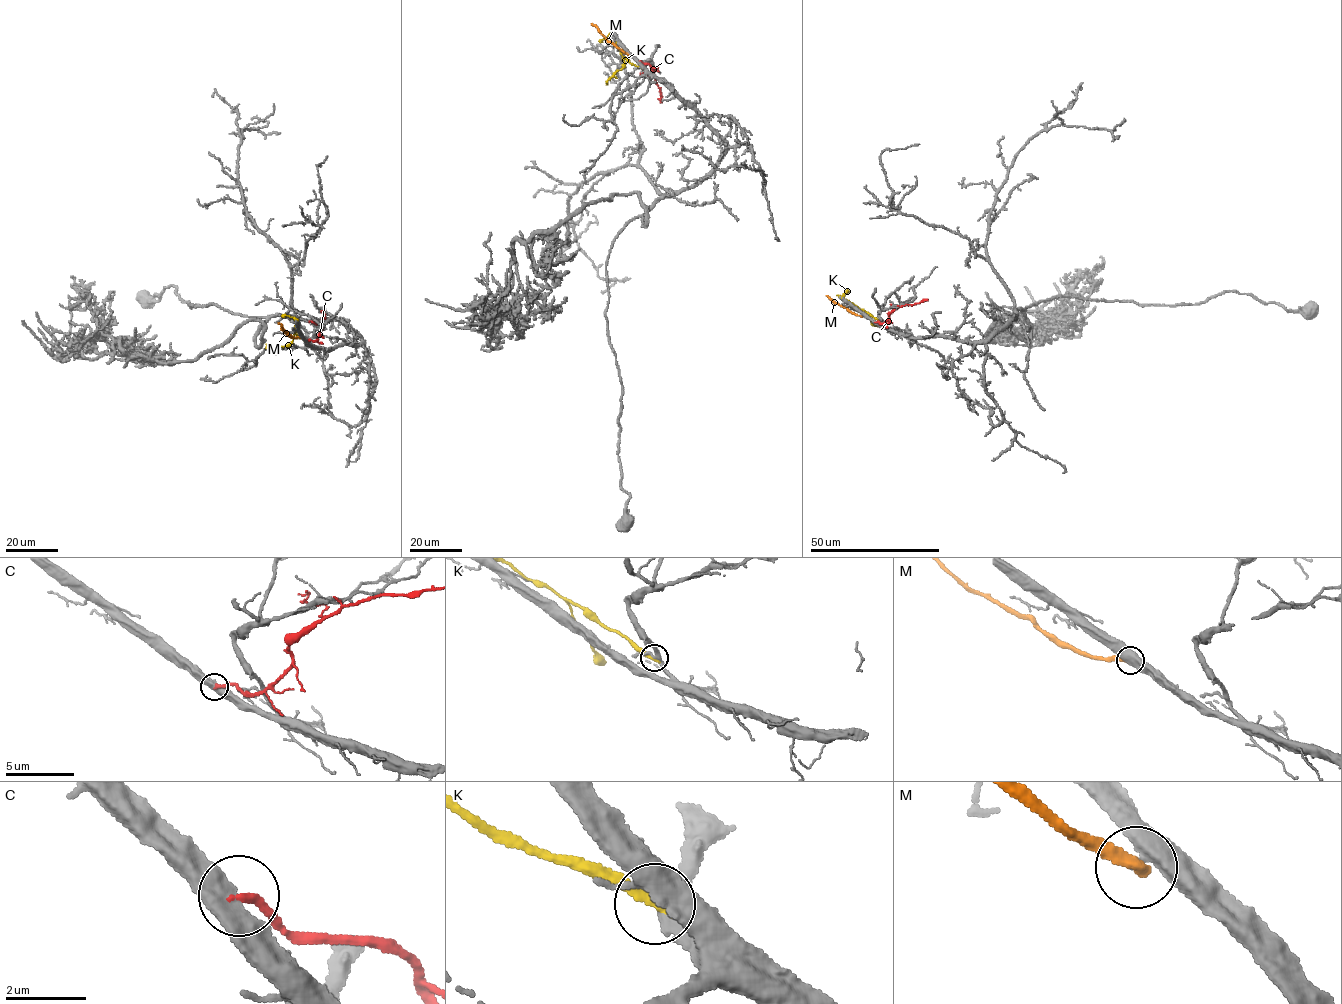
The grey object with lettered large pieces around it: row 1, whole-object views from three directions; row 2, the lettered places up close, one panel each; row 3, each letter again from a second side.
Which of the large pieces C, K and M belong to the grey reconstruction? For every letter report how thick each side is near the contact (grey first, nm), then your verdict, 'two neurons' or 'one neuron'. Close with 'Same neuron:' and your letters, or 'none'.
C: calibres 500 and 240 nm; two neurons
K: calibres 280 and 280 nm; two neurons
M: calibres 480 and 360 nm; two neurons
Same neuron: none

